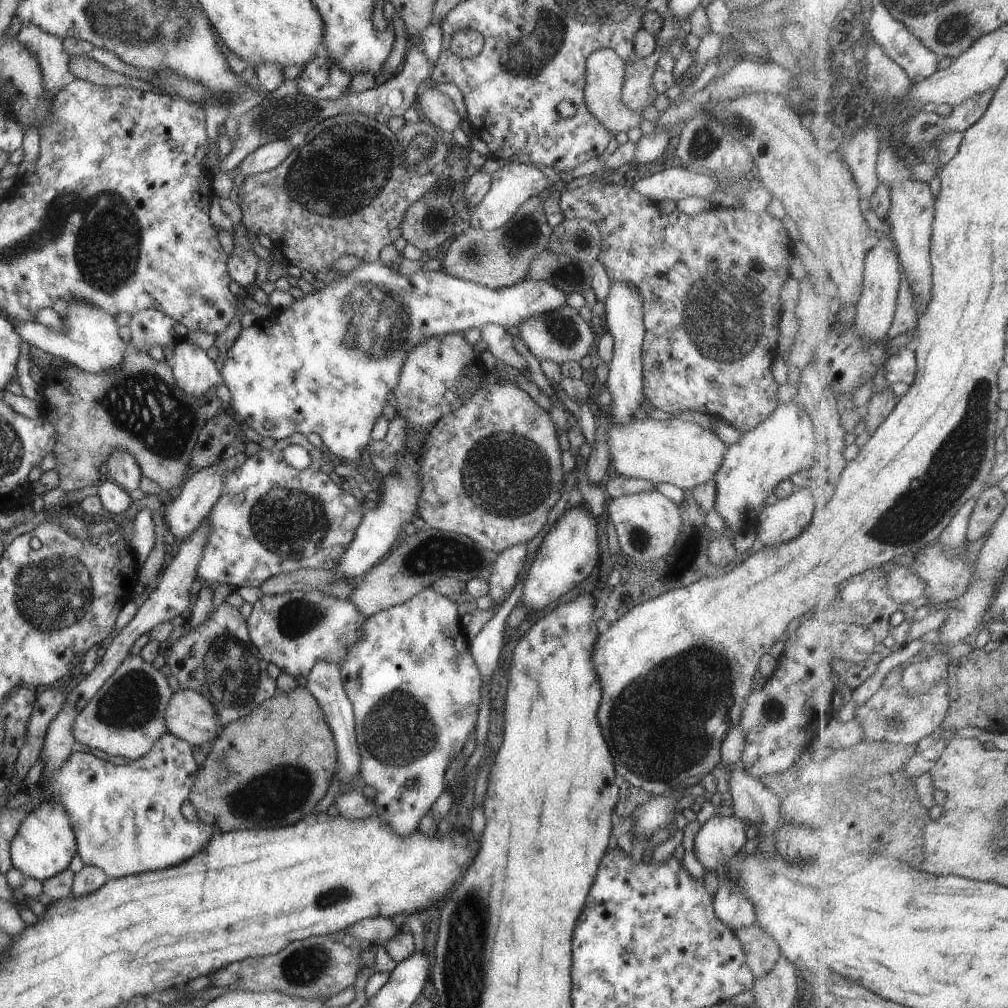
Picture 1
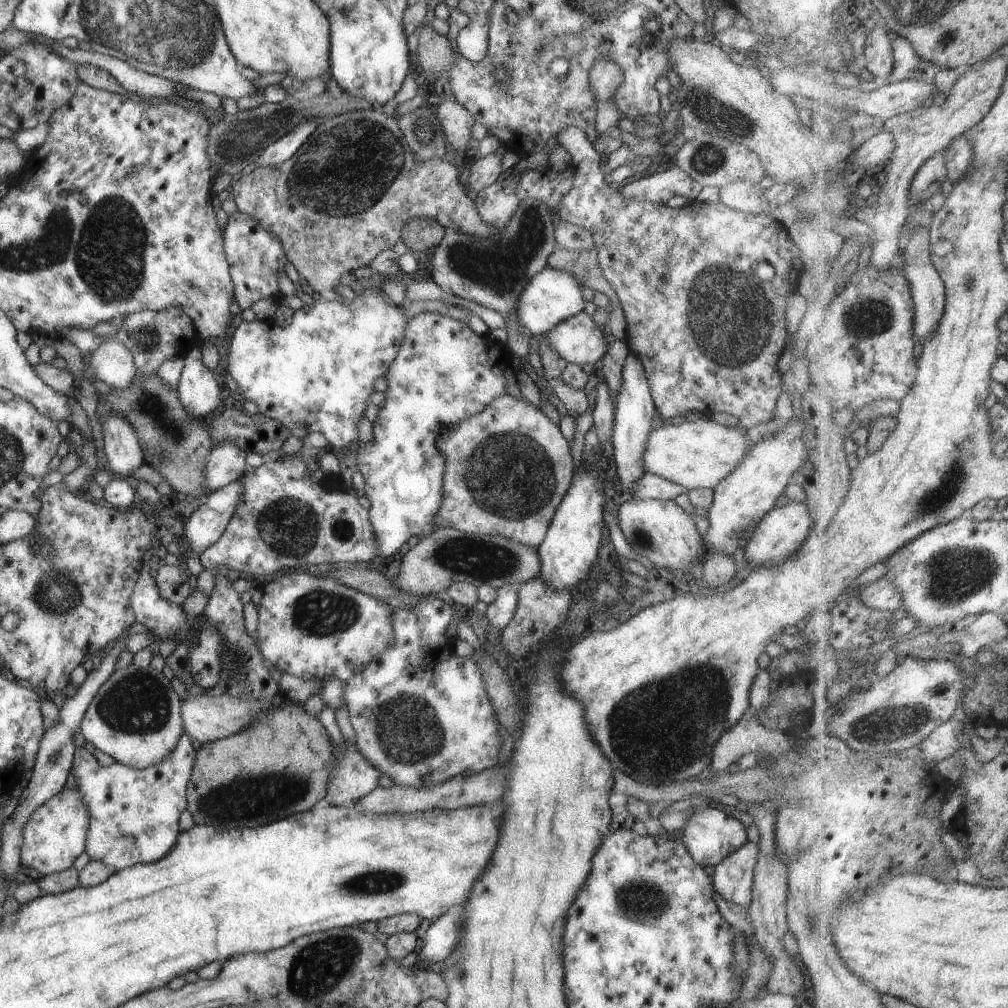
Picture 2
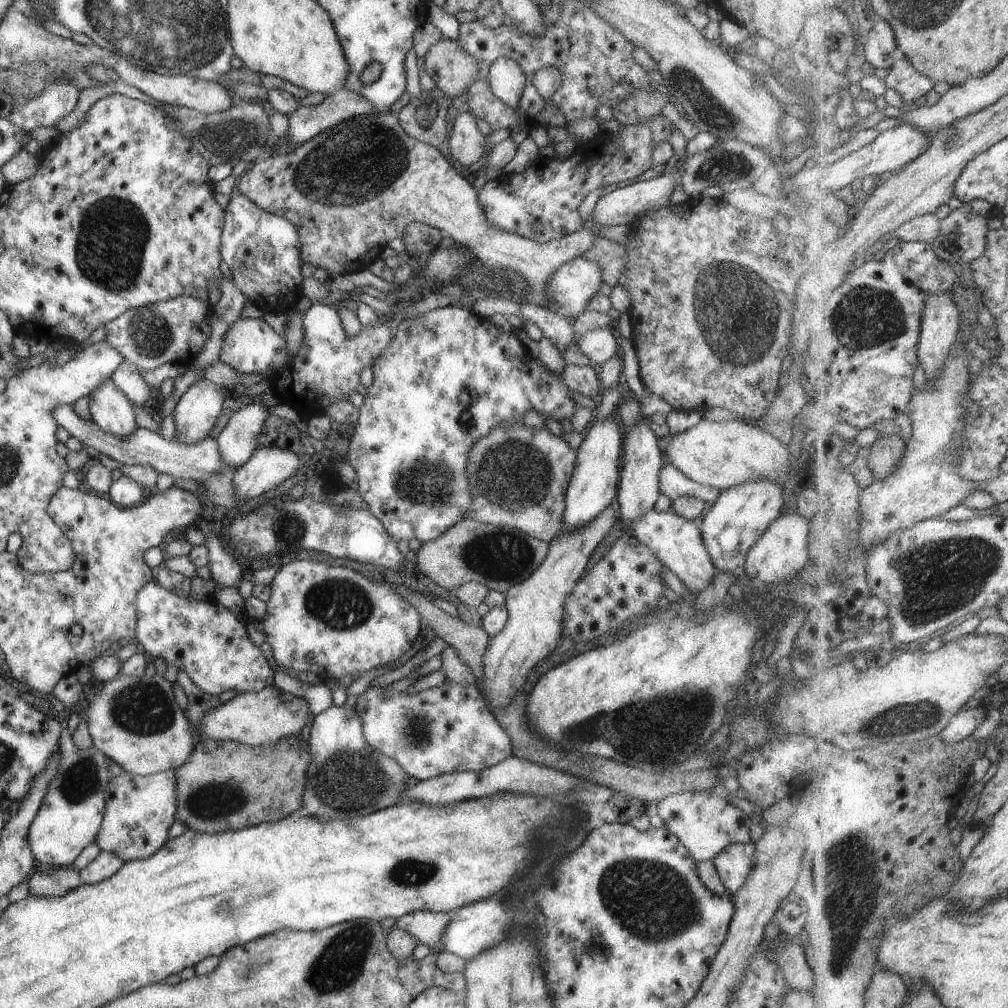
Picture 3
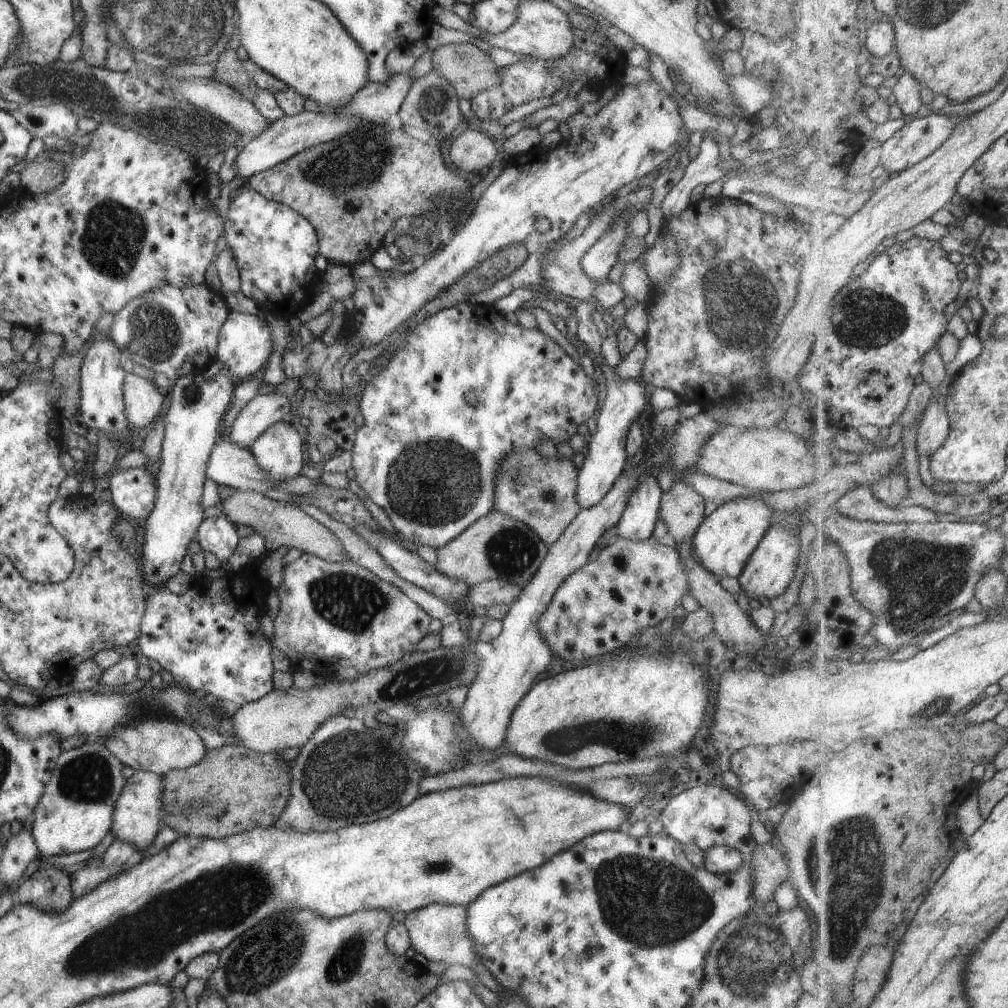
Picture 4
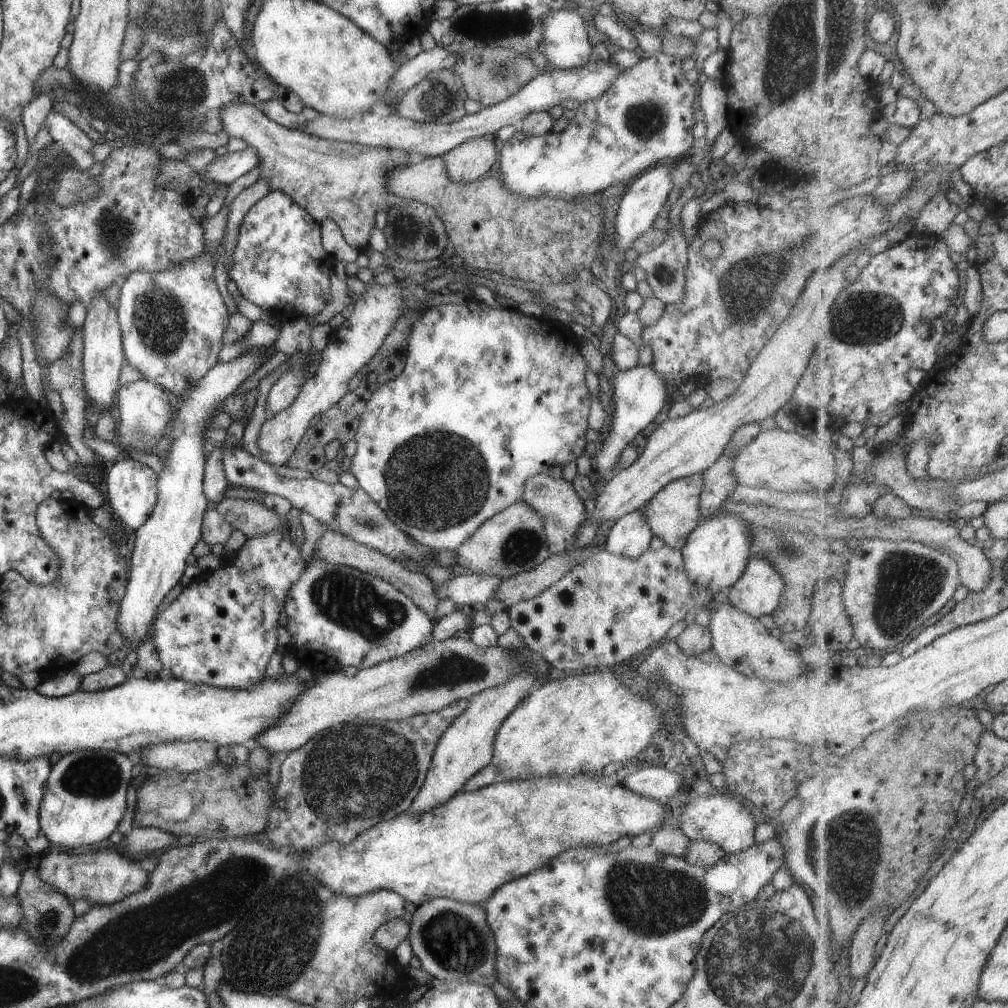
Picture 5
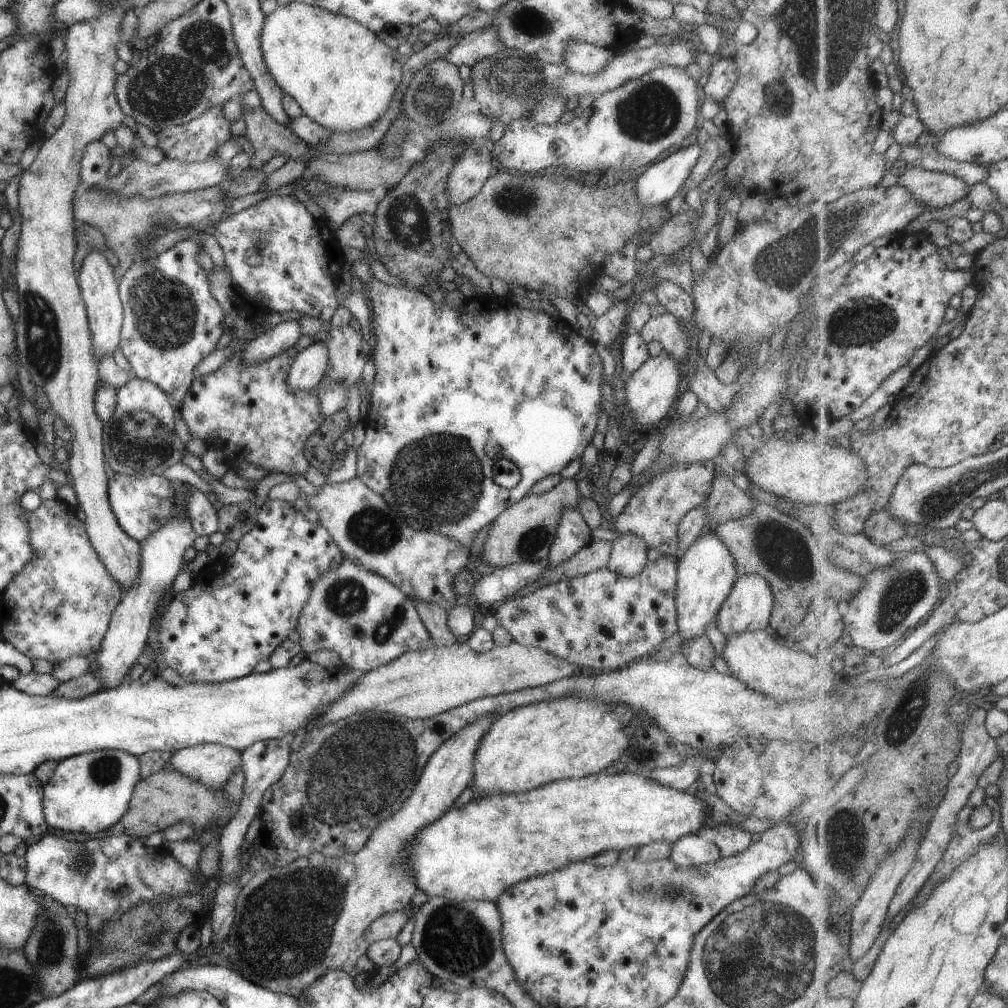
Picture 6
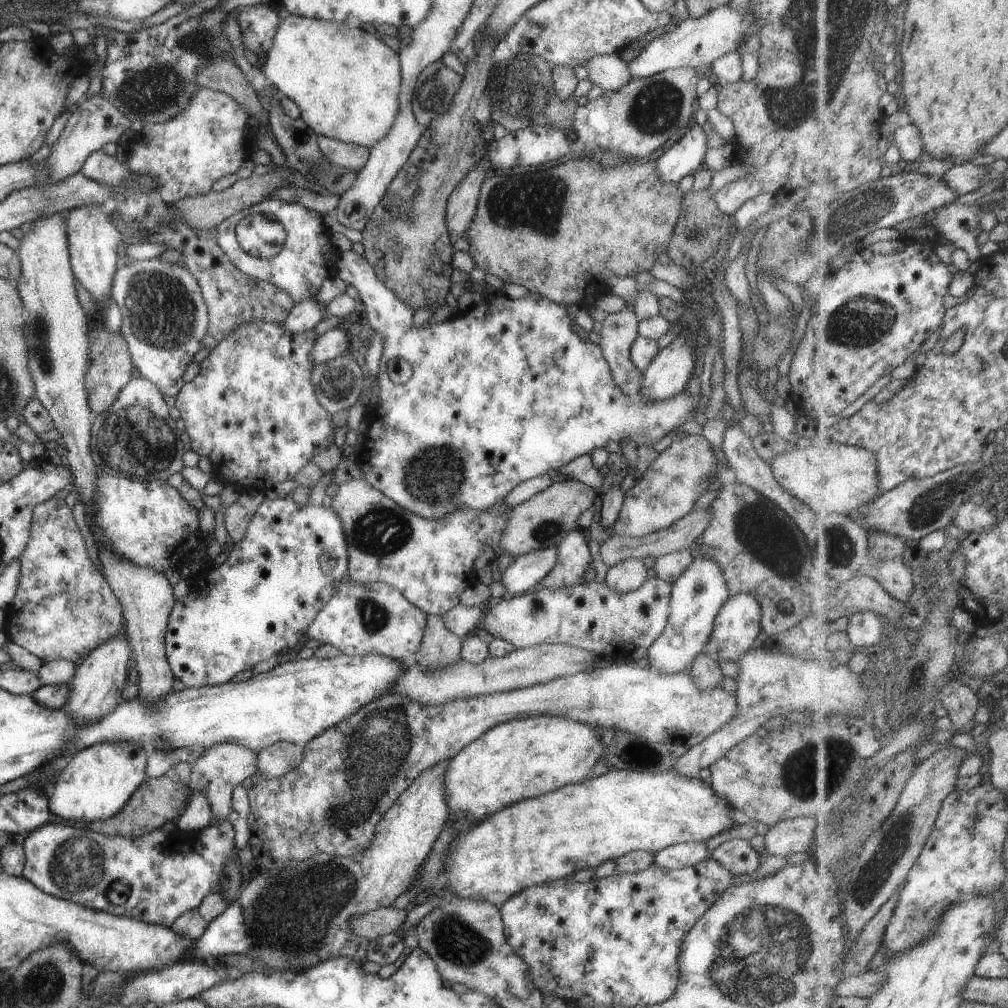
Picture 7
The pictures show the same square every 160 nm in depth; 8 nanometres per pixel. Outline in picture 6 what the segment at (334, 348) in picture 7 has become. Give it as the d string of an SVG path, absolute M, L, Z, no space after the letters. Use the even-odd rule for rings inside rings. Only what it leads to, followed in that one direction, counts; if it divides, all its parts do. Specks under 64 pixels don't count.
M317 338L301 349L290 364L286 383L293 390L311 390L324 376L328 350L325 343Z

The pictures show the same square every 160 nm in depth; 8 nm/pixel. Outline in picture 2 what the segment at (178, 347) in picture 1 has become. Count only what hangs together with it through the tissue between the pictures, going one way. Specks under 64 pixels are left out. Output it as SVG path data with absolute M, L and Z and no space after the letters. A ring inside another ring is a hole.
M193 347L183 356L185 362L177 383L179 402L186 415L203 420L213 415L223 396L210 371L202 363L202 352Z

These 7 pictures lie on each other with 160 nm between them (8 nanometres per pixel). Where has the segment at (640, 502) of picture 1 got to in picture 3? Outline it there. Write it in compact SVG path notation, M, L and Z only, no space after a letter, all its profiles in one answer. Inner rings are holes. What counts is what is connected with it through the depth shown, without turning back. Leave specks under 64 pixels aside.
M651 508L631 523L628 533L651 550L662 566L683 582L688 593L699 594L704 591L717 572L703 546L700 528L695 520L684 519L671 510L657 513Z

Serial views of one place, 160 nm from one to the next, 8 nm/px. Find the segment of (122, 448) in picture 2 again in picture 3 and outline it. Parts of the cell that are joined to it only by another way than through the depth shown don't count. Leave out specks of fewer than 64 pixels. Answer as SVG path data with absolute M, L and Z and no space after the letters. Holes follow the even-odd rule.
M110 376L93 388L88 397L90 421L101 430L122 437L127 436L137 427L133 415L133 404L115 386Z

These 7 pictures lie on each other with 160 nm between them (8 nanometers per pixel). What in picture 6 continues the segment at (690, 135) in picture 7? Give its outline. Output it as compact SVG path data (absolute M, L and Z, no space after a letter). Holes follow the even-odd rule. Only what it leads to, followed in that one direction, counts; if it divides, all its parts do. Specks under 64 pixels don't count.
M697 143L679 146L663 160L652 162L642 174L634 175L636 199L644 207L667 203L690 175L700 150Z

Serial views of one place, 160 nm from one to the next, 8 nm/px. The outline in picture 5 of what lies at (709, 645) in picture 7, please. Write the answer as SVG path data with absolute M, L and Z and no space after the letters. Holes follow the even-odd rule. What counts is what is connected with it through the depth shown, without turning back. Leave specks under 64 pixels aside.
M762 555L751 557L746 562L743 572L739 578L729 587L727 599L743 616L757 619L759 616L771 614L779 604L779 597L786 592L779 573L770 565L770 562Z

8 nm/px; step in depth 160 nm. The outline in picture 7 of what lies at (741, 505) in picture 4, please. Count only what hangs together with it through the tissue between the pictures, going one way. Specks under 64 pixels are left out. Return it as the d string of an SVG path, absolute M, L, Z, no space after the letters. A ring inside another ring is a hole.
M703 556L692 563L672 582L668 615L661 634L646 648L649 669L664 675L689 671L694 658L703 650L719 607L729 598L725 577L715 561Z

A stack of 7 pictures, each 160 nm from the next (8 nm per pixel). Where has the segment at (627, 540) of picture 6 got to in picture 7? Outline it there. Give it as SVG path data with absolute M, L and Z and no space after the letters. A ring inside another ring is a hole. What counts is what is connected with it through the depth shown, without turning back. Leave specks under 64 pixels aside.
M623 559L608 567L604 583L619 594L635 590L645 579L646 568L643 561Z

